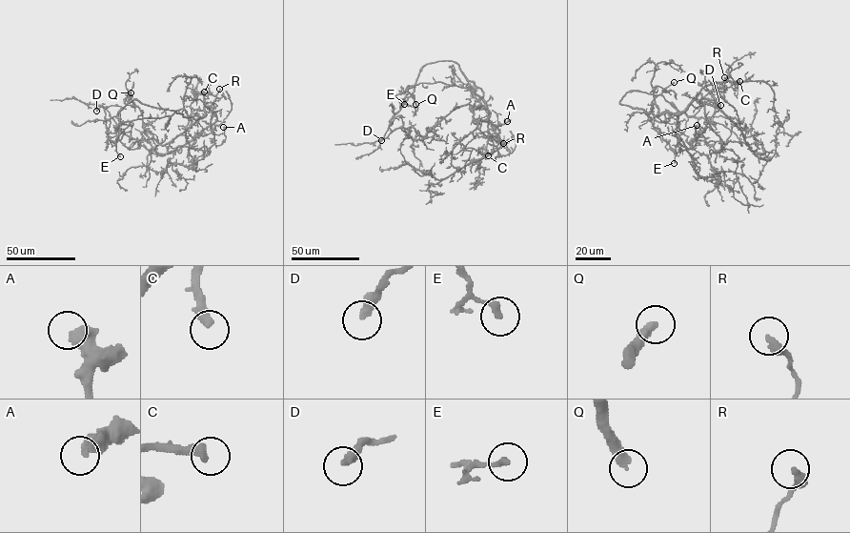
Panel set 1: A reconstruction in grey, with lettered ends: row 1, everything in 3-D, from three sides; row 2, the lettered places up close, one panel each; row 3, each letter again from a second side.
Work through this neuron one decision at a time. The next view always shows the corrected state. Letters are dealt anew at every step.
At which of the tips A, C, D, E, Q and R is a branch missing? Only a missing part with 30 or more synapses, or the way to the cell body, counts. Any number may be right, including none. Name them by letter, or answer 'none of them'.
C, Q

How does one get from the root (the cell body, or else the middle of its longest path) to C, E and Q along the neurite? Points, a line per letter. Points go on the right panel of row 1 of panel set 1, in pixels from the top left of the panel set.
C: (664, 112), (682, 113), (706, 86), (739, 81)
E: (664, 112), (658, 116), (658, 107), (654, 103), (646, 114), (653, 128), (675, 154), (674, 163)
Q: (664, 112), (654, 115), (619, 102), (628, 92), (659, 94), (674, 82)

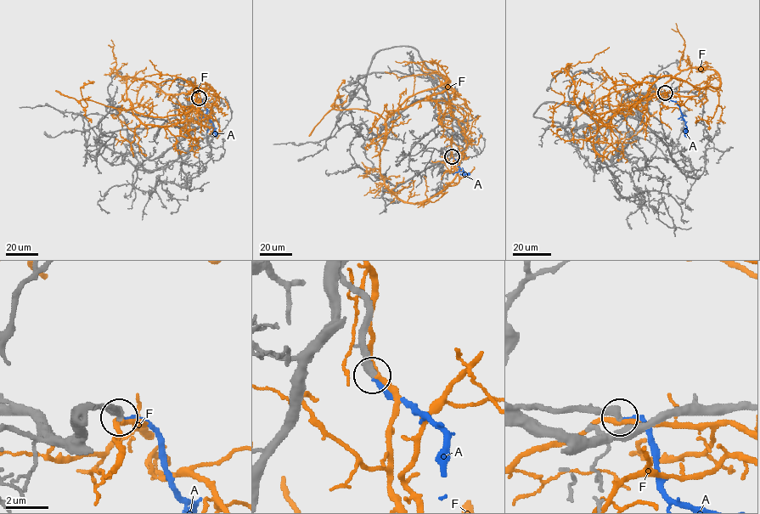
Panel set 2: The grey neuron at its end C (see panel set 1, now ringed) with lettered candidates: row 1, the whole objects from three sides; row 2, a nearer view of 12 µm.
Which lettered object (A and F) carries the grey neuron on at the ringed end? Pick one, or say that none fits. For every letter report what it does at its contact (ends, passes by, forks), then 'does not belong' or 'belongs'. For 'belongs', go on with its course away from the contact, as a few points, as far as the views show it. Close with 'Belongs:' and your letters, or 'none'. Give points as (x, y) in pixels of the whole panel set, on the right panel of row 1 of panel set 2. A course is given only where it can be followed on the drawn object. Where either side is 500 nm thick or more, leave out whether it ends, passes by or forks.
A: it ends; belongs; course (665, 92), (679, 107), (686, 137)
F: it passes by; does not belong
Belongs: A

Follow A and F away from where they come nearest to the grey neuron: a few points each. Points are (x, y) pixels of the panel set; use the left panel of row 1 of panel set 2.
A: (199, 98), (216, 136)
F: (199, 98), (205, 101), (130, 77), (132, 109), (164, 117), (193, 108), (197, 89), (160, 76), (149, 59)

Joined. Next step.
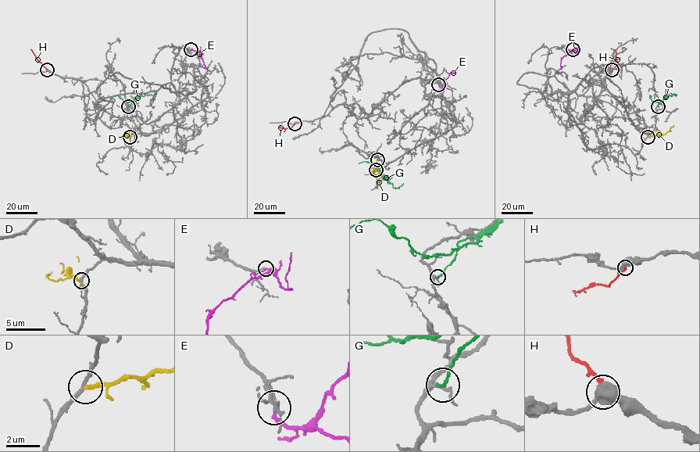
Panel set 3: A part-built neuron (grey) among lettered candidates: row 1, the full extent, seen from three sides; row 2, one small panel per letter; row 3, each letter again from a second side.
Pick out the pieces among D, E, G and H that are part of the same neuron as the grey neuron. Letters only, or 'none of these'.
E

